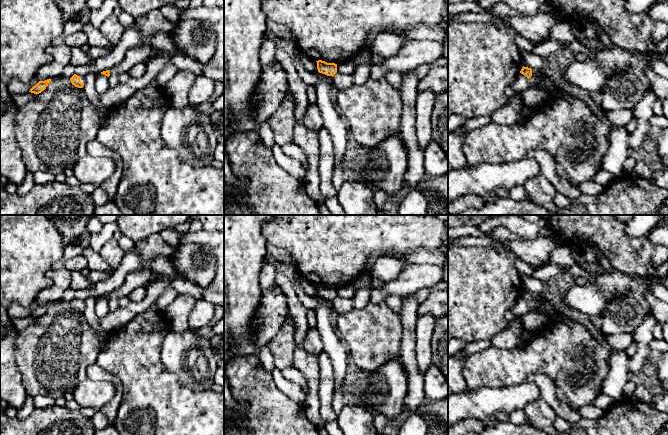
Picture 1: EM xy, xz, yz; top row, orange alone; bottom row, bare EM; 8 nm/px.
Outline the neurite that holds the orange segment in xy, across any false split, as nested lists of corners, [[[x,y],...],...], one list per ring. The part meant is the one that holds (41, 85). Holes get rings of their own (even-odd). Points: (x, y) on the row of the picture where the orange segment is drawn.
[[[47,79],[45,81],[39,81],[35,86],[33,86],[29,92],[34,94],[39,94],[46,89],[48,84],[51,82],[51,79]]]

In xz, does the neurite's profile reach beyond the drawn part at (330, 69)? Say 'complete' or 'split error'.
complete

